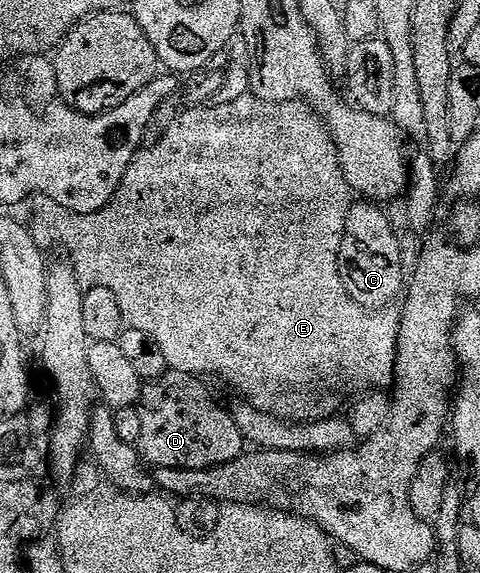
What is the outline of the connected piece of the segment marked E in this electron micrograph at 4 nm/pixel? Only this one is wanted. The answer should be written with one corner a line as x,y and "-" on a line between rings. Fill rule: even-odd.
252,93
241,96
241,100
237,100
233,104
225,104
224,106
212,106
208,104
187,108
184,111
184,114
160,136
159,143
156,146
149,147
150,145
148,145
136,157
135,161
129,164
129,168
125,172
125,176
121,180
121,184
117,188
113,200
105,208
101,208
92,214
74,214
58,206
57,200
42,196
36,197
33,202
35,207
31,210
31,218
29,217
33,240
45,252
51,252
54,246
60,246
61,249
67,250
68,255
66,254
66,257
71,265
75,267
75,274
84,287
109,288
113,292
113,296
117,296
117,304
121,304
121,316
124,323
130,328
137,328
141,332
148,334
148,336
153,336
153,340
157,340
157,345
165,352
165,360
171,370
180,370
186,374
194,374
196,376
208,376
207,374
212,374
215,378
224,378
233,389
240,390
243,393
240,395
242,395
245,401
261,412
269,412
273,416
284,418
287,422
320,422
323,418
336,417
342,411
339,409
343,405
346,407
356,396
362,396
368,392
390,391
395,384
395,365
398,363
399,356
399,321
401,314
395,308
384,308
380,311
366,310
364,306
357,304
357,300
353,300
353,296
349,296
349,292
345,288
343,277
339,271
339,253
341,252
341,240
345,236
347,217
353,205
353,191
345,180
343,169
341,168
341,160
337,156
337,148
333,144
331,134
327,131
327,125
324,124
323,119
306,104
285,102
278,106
270,106
268,102
262,102
260,98
255,97

